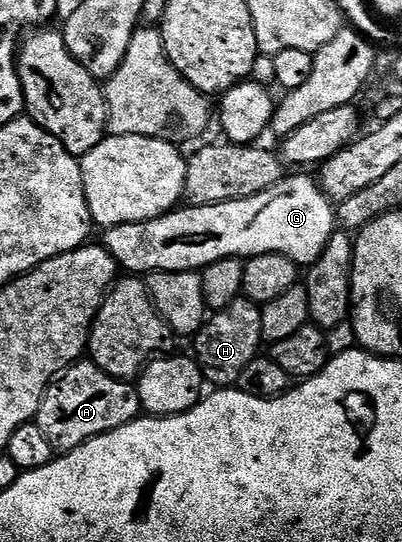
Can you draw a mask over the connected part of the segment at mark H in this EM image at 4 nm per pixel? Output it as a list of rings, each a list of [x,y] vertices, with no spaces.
[[[243,295],[228,303],[228,307],[211,312],[202,324],[202,328],[194,334],[192,353],[199,367],[202,368],[203,378],[209,384],[211,381],[211,386],[237,386],[244,367],[248,367],[248,363],[252,363],[252,359],[259,356],[261,349],[258,348],[263,348],[264,345],[260,331],[261,314],[262,306]]]

